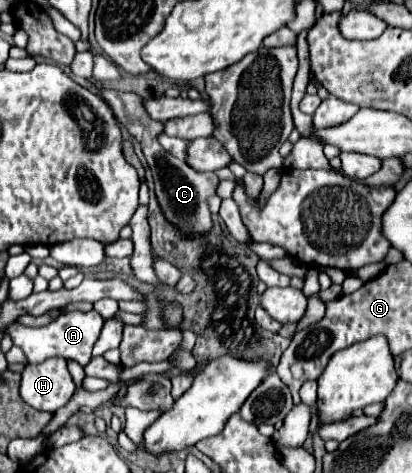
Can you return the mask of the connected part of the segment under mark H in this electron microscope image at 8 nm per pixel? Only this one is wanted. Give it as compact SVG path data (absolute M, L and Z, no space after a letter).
M52 357L40 365L26 365L20 379L20 395L24 403L38 411L56 413L74 395L74 383L66 367L66 359Z

